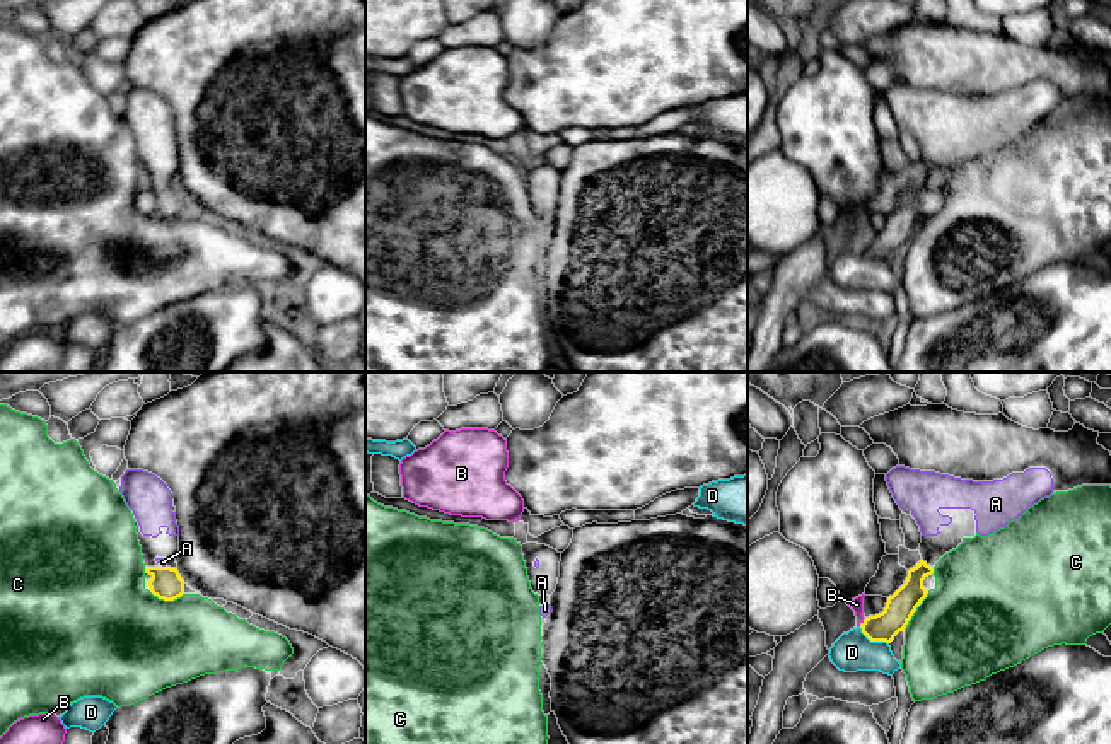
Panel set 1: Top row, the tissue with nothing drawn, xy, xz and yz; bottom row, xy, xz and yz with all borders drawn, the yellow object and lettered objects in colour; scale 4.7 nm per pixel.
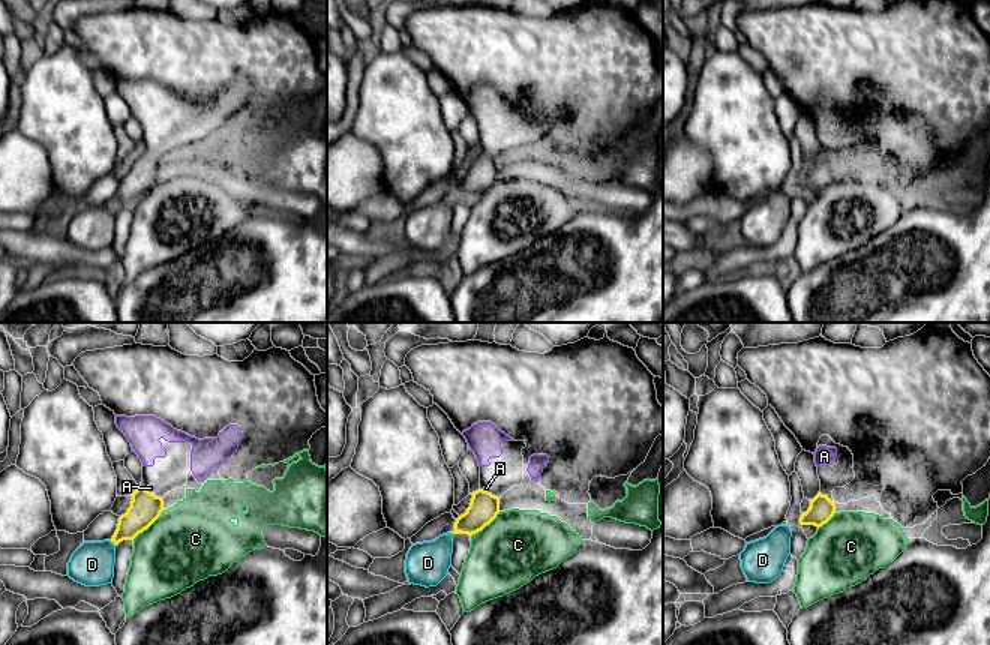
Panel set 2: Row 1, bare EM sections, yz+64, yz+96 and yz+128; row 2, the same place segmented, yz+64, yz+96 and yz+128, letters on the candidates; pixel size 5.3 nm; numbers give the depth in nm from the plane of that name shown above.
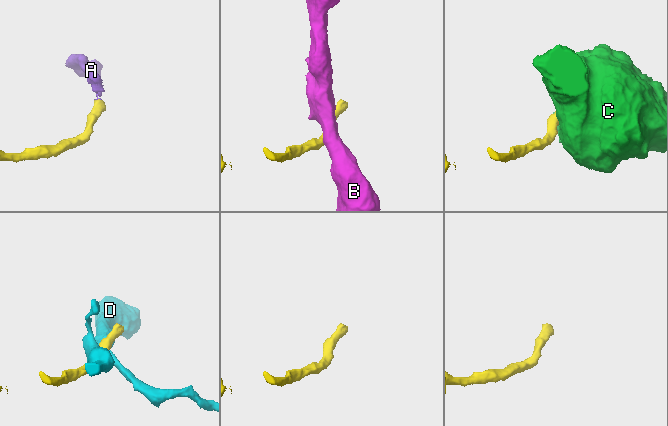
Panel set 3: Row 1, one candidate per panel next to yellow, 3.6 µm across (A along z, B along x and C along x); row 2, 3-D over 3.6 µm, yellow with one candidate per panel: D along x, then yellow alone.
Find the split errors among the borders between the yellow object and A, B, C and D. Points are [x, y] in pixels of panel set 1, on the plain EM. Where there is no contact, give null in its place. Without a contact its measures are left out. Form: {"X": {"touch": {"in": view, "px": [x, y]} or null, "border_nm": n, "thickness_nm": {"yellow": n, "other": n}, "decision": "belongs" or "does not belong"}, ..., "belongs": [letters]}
{"A": {"touch": {"in": "xy", "px": [166, 183]}, "border_nm": 30, "thickness_nm": {"yellow": 150, "other": 40}, "decision": "belongs"}, "B": {"touch": {"in": "yz", "px": [862, 241]}, "border_nm": 50, "thickness_nm": {"yellow": 140, "other": 60}, "decision": "does not belong"}, "C": {"touch": {"in": "yz", "px": [915, 227]}, "border_nm": 220, "thickness_nm": {"yellow": 140, "other": 480}, "decision": "does not belong"}, "D": {"touch": {"in": "yz", "px": [872, 258]}, "border_nm": 170, "thickness_nm": {"yellow": 140, "other": 180}, "decision": "does not belong"}, "belongs": ["A"]}

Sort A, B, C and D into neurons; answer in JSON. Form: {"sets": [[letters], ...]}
{"sets": [["A"], ["B"], ["C"], ["D"]]}

